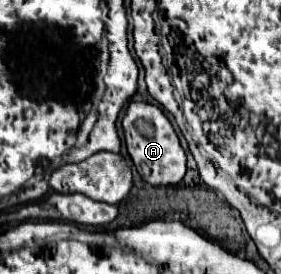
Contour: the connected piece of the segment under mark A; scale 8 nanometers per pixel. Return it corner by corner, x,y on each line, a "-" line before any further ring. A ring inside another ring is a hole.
131,101
123,117
123,131
125,131
127,153
131,155
143,181
151,185
175,185
185,177
187,155
183,147
179,145
179,137
171,121
165,117
165,113
159,107
149,105
149,103

